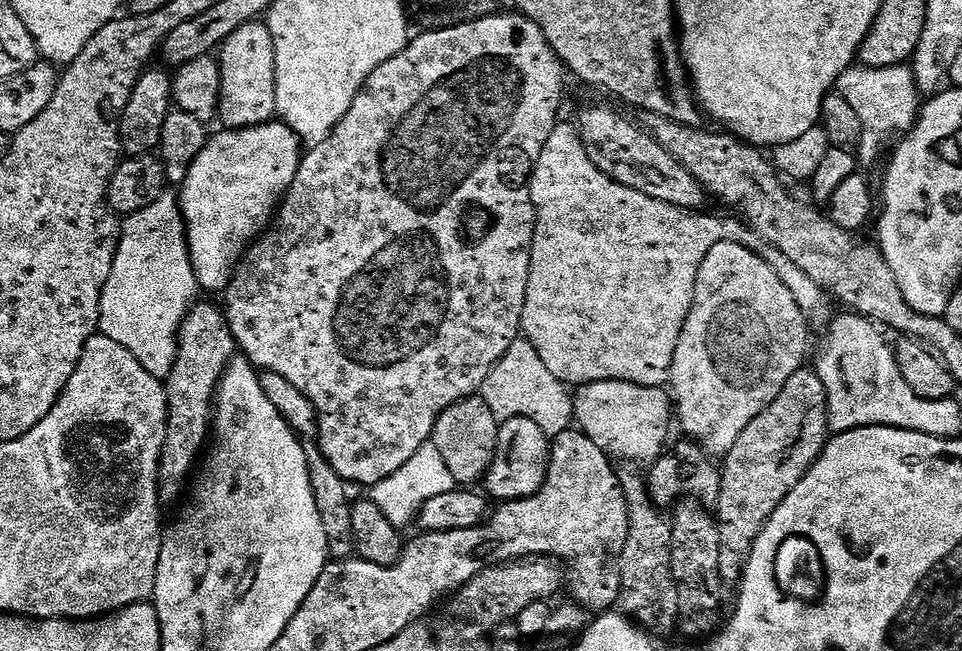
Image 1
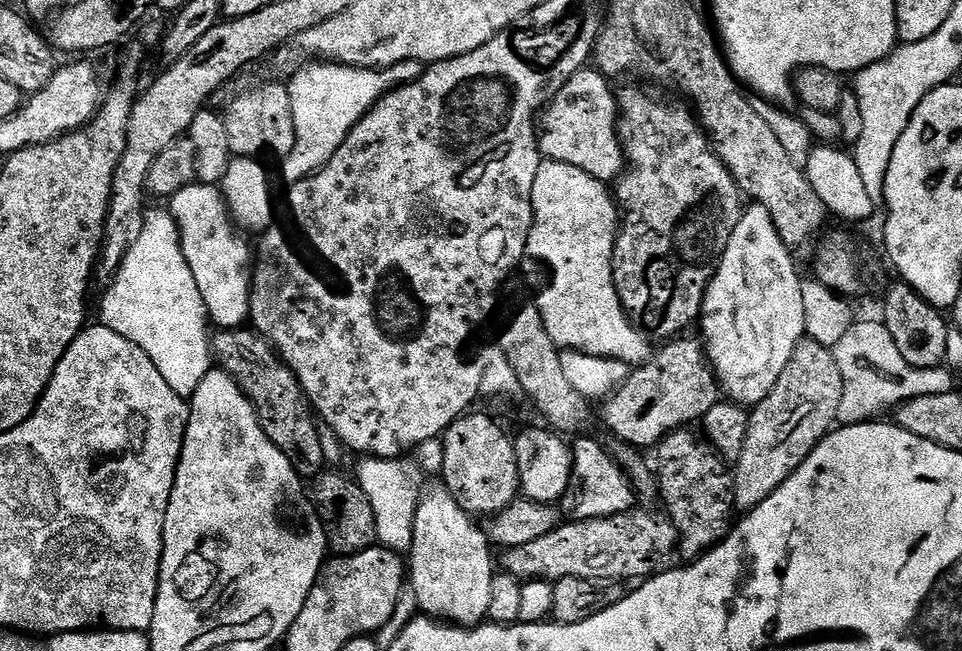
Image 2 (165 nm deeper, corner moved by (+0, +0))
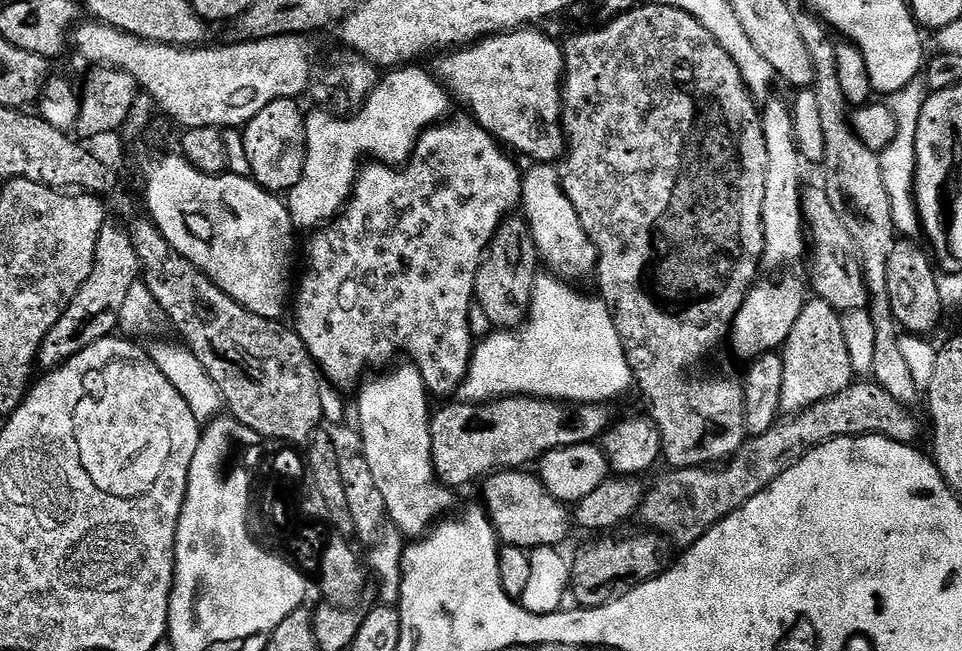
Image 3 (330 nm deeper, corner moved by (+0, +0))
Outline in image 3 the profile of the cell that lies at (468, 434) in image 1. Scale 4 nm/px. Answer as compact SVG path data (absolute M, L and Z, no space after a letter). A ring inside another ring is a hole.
M501 469L485 479L483 503L497 539L505 547L514 545L525 550L559 547L572 531L569 509L553 498L537 475L526 473L519 469Z

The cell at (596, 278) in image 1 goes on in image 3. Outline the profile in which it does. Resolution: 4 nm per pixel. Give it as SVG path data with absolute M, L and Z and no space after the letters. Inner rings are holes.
M539 162L531 165L529 172L525 171L520 185L522 212L528 221L528 228L536 243L538 260L544 264L549 273L559 276L565 282L580 282L593 275L596 271L596 247L590 242L586 230L582 230L582 222L578 212L566 198L560 185L557 169L552 164Z

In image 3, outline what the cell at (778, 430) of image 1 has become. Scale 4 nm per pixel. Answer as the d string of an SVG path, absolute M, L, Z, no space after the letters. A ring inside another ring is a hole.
M815 298L809 299L798 314L798 322L794 322L794 330L790 330L790 338L782 349L784 369L782 370L781 413L805 412L810 406L814 406L834 394L842 394L842 390L846 390L853 384L852 352L848 349L848 336L844 333L844 324L840 320L843 320L841 313L834 311L826 301Z

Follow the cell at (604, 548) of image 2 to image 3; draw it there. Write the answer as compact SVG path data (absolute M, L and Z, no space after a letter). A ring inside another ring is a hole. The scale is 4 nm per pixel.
M853 382L849 388L842 390L842 394L834 394L805 412L795 413L791 418L784 418L777 422L770 430L761 436L745 439L744 444L727 461L726 466L701 466L699 468L678 468L665 471L665 476L656 485L649 487L644 494L644 501L640 503L638 520L645 529L651 530L671 542L677 549L687 550L699 542L713 526L736 512L743 504L750 502L762 490L770 487L787 468L794 466L804 457L806 450L817 448L828 440L837 440L847 436L885 436L894 442L915 445L920 436L920 424L916 421L913 409L909 405L898 402L882 390L882 386L875 382L860 384Z

